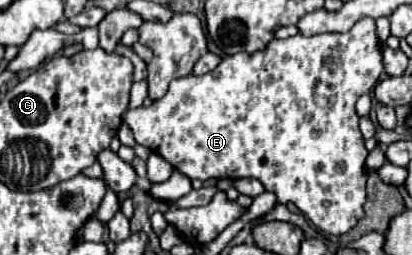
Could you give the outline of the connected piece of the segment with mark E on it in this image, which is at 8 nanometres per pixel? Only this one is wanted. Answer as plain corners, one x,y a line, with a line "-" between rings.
362,18
344,34
296,34
286,40
272,40
262,52
226,56
204,76
190,74
172,80
164,98
148,108
128,110
124,122
134,132
136,144
160,154
188,178
258,178
268,192
278,196
280,204
294,202
324,234
342,236
362,220
366,204
368,150
364,148
354,104
374,88
382,72
382,46
378,44
376,22

